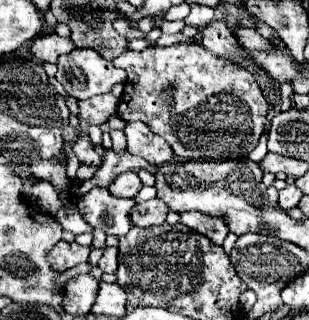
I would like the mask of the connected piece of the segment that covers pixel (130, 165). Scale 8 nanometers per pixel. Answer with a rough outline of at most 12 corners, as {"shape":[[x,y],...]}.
{"shape":[[111,148],[91,180],[79,182],[75,196],[87,194],[93,186],[109,186],[125,170],[149,170],[143,158],[125,148],[121,154]]}

